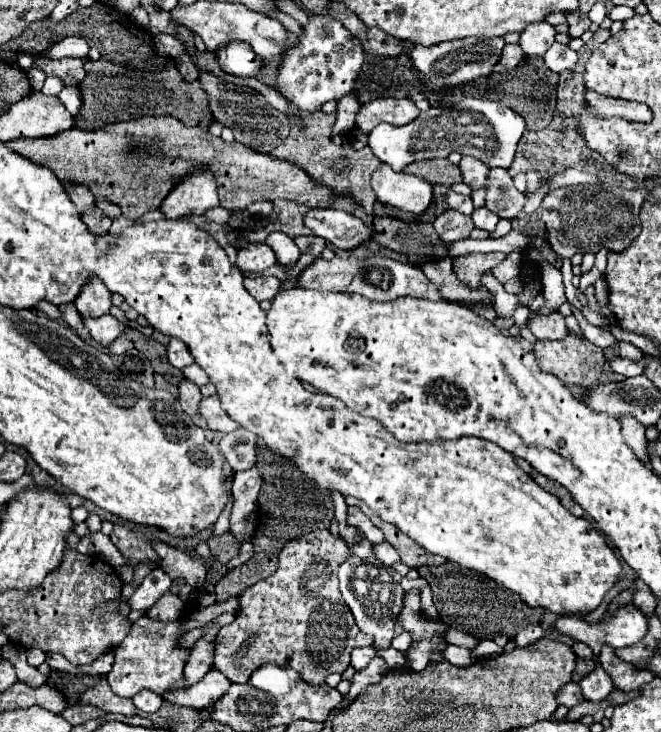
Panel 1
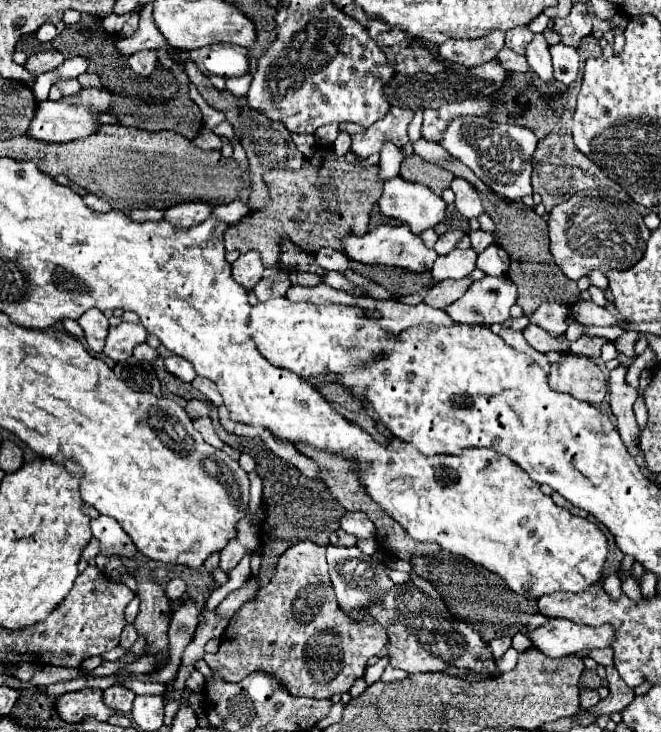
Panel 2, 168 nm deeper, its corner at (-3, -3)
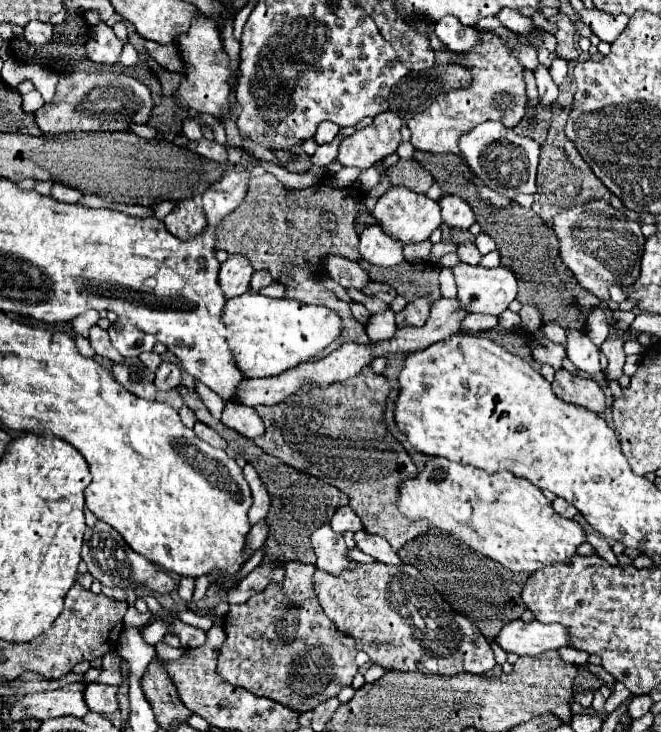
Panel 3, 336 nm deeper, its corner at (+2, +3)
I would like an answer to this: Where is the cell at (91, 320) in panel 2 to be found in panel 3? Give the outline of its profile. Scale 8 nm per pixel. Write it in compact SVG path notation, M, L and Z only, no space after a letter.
M94 325L94 327L90 329L88 341L90 341L92 349L96 351L96 355L108 357L108 359L112 359L114 363L122 361L122 355L120 355L120 353L118 353L118 351L112 347L112 343L110 343L110 337L108 337L108 331L106 331L106 329L102 329L102 327Z

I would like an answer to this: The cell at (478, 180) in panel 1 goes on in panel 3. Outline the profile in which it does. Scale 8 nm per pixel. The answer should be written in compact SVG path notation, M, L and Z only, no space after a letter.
M444 195L440 199L440 207L442 207L442 221L450 227L468 229L476 221L472 207L458 195Z

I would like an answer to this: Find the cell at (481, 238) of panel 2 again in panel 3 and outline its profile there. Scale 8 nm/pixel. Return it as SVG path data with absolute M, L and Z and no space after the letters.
M472 241L458 245L458 255L468 265L478 265L478 261L480 261L480 251L476 249L476 245Z

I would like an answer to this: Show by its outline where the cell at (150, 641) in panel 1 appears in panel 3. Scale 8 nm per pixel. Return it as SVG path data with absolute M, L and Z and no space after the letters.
M90 683L86 685L84 699L90 707L90 711L108 715L118 711L118 687L104 685L104 683Z

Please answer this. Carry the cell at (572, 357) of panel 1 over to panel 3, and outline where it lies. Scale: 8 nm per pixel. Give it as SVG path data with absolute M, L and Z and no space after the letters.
M558 369L552 381L552 389L556 391L556 395L560 395L562 399L588 407L594 413L602 413L606 407L606 397L602 387L590 379L590 377L582 377L582 375L574 375L566 369Z

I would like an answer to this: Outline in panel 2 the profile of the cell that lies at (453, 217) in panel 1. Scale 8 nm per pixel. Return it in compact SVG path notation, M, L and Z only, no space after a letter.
M449 231L449 233L445 233L445 235L441 235L439 237L439 241L435 243L435 251L439 253L439 255L445 255L445 253L449 253L449 251L453 251L455 249L455 245L457 245L457 241L463 237L463 231Z

